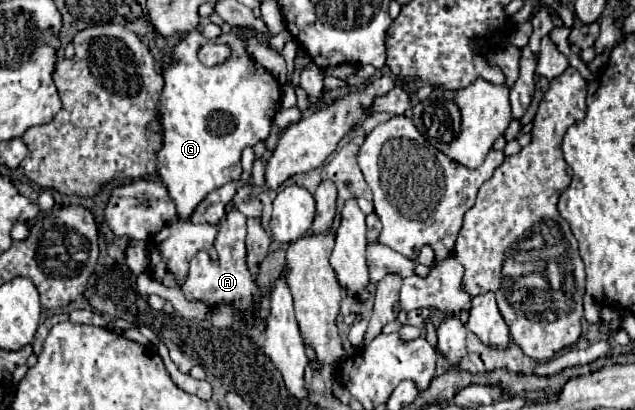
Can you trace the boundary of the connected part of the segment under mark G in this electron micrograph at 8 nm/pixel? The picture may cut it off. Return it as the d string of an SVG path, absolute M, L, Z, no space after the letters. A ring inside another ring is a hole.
M199 30L187 32L171 54L163 56L161 66L165 86L157 112L163 146L157 152L157 170L177 206L179 220L187 220L209 192L241 176L241 152L269 138L271 122L281 102L281 84L251 58L245 38L235 32L217 36L215 42L231 44L233 56L213 68L203 66L197 58L199 48L207 42L211 40Z

